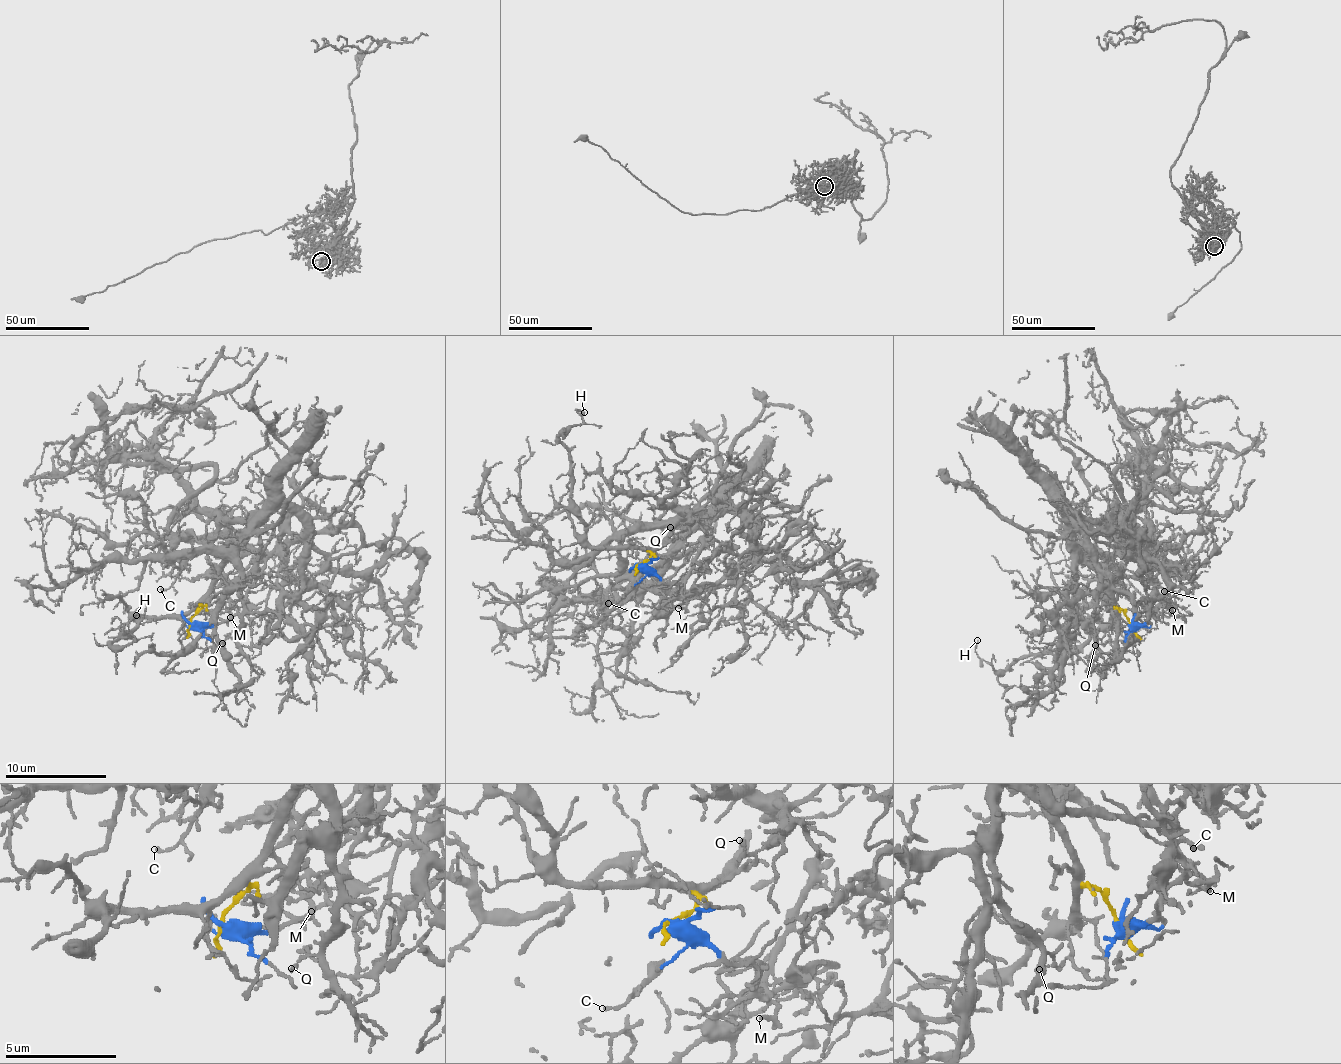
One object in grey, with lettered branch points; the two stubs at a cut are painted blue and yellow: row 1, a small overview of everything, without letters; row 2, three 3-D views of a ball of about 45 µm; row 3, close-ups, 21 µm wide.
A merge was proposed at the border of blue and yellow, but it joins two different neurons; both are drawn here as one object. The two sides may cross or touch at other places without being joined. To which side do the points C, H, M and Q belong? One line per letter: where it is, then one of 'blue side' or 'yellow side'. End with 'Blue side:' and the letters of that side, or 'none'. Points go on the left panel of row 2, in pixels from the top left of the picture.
C: at (160, 589); yellow side
H: at (136, 615); yellow side
M: at (230, 617); blue side
Q: at (222, 643); yellow side
Blue side: M

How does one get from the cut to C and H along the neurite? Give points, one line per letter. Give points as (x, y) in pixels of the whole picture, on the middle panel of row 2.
C: (637, 565), (660, 547), (683, 520), (695, 522), (670, 552), (637, 580), (635, 586), (615, 604), (607, 604)
H: (637, 565), (647, 551), (594, 547), (574, 508), (569, 449), (559, 438), (582, 418), (577, 409), (584, 413)

